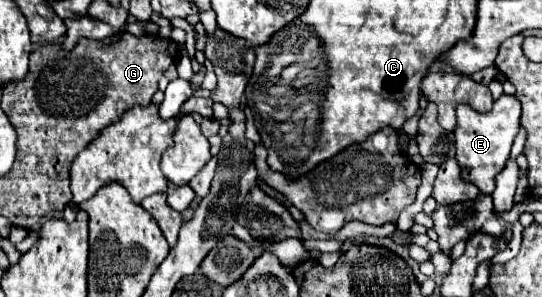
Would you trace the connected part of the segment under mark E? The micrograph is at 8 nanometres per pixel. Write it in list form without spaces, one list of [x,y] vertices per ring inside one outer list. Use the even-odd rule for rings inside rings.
[[[501,95],[493,109],[487,113],[479,113],[467,103],[457,107],[457,127],[455,127],[455,147],[457,147],[457,161],[465,171],[465,179],[477,183],[481,193],[493,193],[495,189],[495,175],[505,169],[505,163],[511,153],[511,145],[515,135],[521,129],[521,103],[513,95]]]

